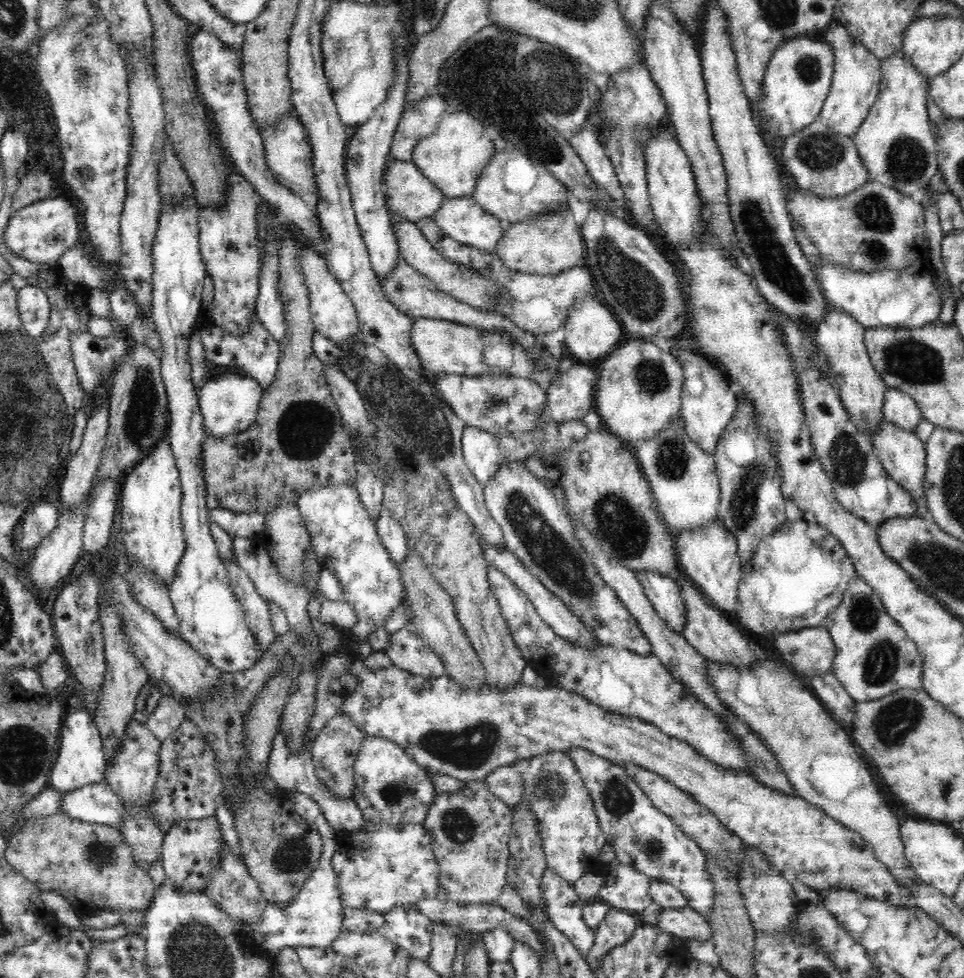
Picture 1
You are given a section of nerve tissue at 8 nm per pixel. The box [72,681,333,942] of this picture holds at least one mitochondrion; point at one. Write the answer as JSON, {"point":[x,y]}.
{"point":[294,849]}

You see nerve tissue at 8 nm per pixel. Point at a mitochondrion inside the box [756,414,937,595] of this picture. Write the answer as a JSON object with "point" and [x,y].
{"point":[849,462]}

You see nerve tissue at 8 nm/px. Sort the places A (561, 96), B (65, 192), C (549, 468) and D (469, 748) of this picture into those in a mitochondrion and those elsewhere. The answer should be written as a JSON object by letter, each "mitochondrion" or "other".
{"A":"mitochondrion","B":"other","C":"other","D":"mitochondrion"}

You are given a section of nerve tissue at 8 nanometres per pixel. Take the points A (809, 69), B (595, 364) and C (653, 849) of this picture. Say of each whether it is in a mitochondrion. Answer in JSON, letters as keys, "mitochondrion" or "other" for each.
{"A":"mitochondrion","B":"other","C":"mitochondrion"}

